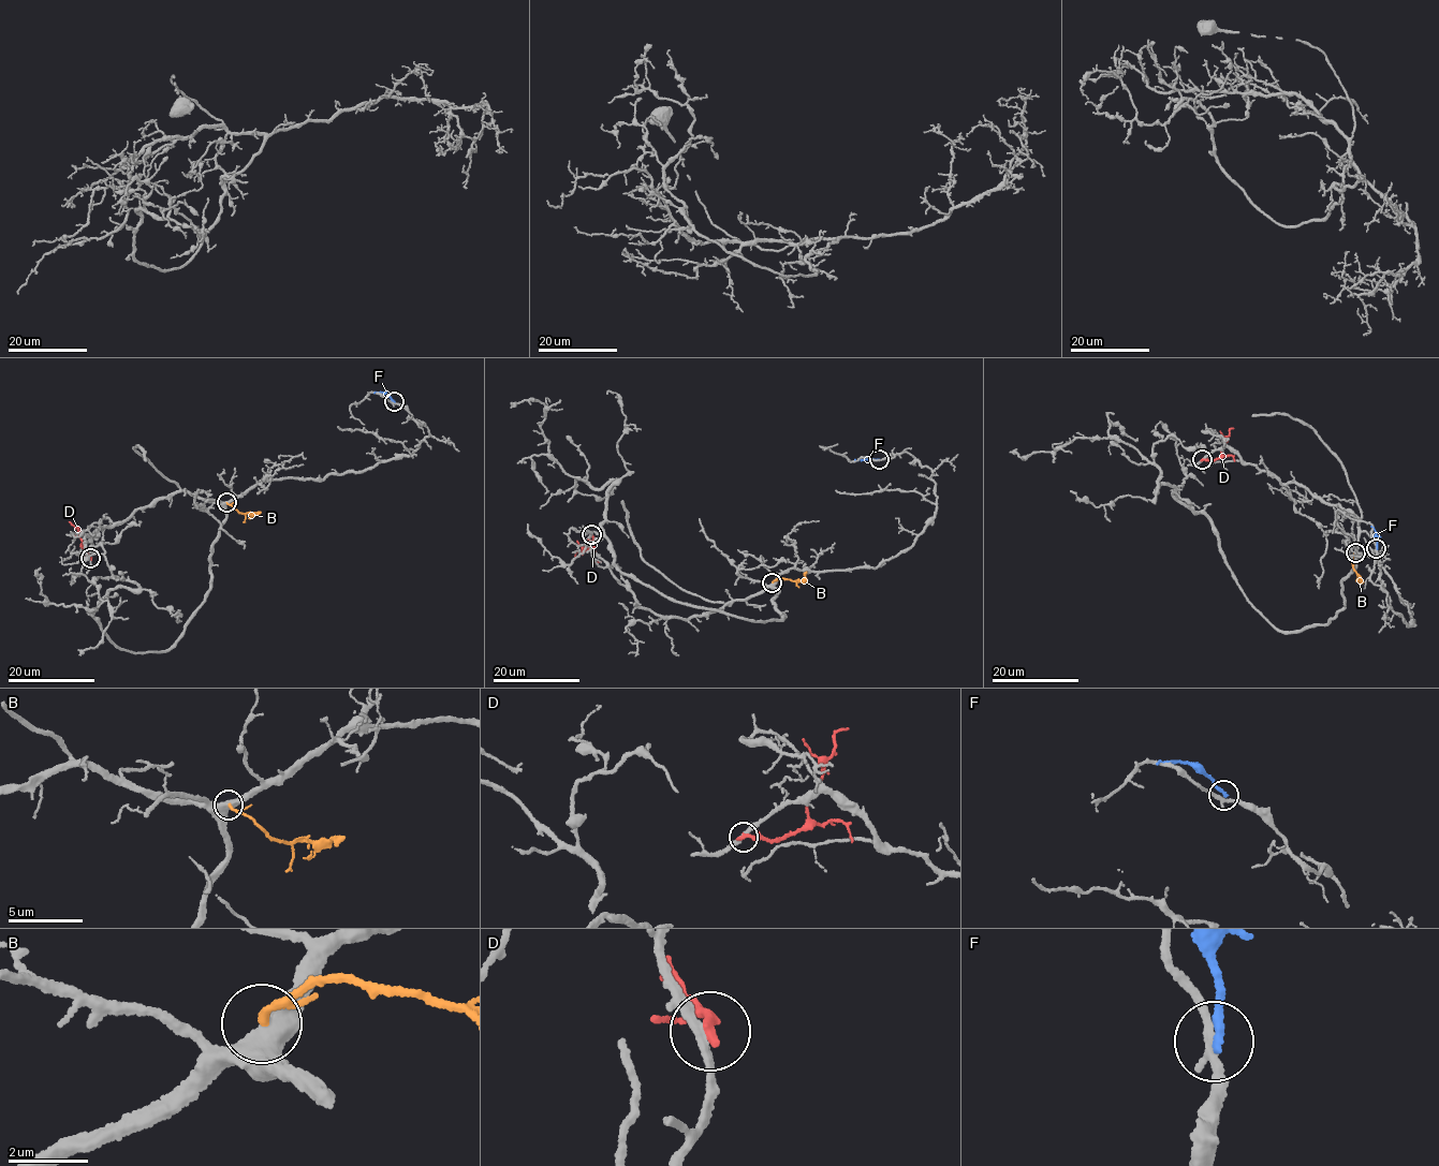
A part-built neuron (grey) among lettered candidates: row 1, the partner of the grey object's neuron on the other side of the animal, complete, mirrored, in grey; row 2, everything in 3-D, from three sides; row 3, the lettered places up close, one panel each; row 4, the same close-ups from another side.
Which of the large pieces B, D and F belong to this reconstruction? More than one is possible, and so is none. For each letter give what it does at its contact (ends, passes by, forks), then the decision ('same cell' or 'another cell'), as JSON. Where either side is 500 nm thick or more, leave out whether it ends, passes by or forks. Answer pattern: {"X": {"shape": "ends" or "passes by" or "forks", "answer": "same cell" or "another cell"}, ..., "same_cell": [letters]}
{"B": {"answer": "another cell"}, "D": {"shape": "ends", "answer": "another cell"}, "F": {"shape": "ends", "answer": "another cell"}, "same_cell": []}

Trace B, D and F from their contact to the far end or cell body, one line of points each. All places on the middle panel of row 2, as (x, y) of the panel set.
B: (773, 582), (782, 577), (802, 580), (806, 572)
D: (591, 534), (593, 548), (583, 549), (574, 557)
F: (878, 459), (854, 459)

